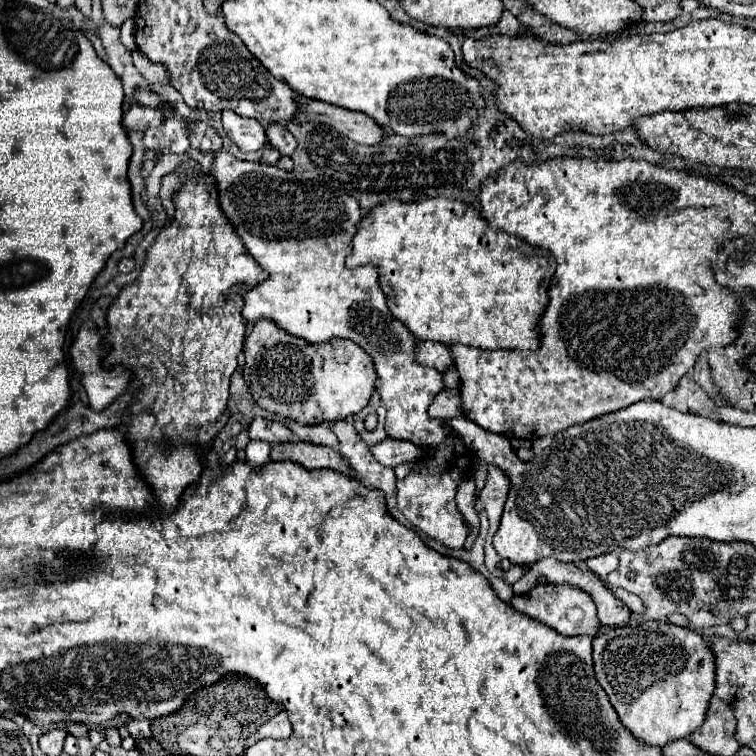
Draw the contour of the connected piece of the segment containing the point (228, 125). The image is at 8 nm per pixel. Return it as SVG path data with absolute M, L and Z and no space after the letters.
M225 111L223 117L221 117L221 123L223 123L223 129L225 129L227 137L229 137L241 151L245 151L245 153L259 151L259 149L267 143L263 125L257 123L257 121L253 121L253 119L239 117L239 115L233 113L233 111Z

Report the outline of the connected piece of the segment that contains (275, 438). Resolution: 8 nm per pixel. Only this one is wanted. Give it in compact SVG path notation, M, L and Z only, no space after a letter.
M255 417L253 423L249 425L249 439L251 441L267 441L267 443L283 443L283 441L291 441L293 433L277 421Z

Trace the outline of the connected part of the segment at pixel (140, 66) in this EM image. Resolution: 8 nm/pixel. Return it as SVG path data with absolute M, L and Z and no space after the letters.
M139 51L133 53L133 65L135 69L153 85L153 83L163 83L169 85L171 83L171 73L167 71L165 65L161 63L151 63L149 59L145 59Z

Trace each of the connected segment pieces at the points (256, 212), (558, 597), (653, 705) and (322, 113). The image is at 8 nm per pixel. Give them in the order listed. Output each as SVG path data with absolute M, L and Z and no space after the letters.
M217 151L213 165L207 173L219 191L219 205L225 217L231 221L235 233L241 237L247 253L255 257L255 261L261 265L263 271L269 273L269 277L255 287L251 287L243 295L243 321L247 325L269 319L275 321L281 329L285 329L289 335L301 337L309 343L323 343L333 337L351 339L361 349L365 349L375 363L377 375L379 375L379 393L381 401L387 407L387 421L385 429L389 437L395 439L407 439L415 445L427 447L427 459L419 463L419 469L409 473L403 481L397 481L397 501L401 513L411 521L413 527L421 529L431 539L443 543L451 549L461 549L467 539L467 525L463 521L463 515L457 509L455 503L455 489L457 481L467 473L471 465L469 451L461 443L457 435L449 429L447 419L429 419L427 407L431 405L433 397L443 389L443 377L437 369L423 367L415 363L413 349L417 339L411 337L411 333L397 321L387 305L385 295L377 283L377 269L375 267L345 267L345 257L349 253L349 243L355 233L355 225L361 219L359 215L359 203L343 193L341 189L325 189L323 183L319 183L317 173L311 171L283 171L277 165L269 165L265 161L241 161L233 157L231 153Z
M539 585L531 589L525 595L513 595L511 607L535 621L545 623L547 627L555 629L561 635L573 637L573 635L597 635L599 633L599 619L597 619L597 607L593 597L583 591L575 589L575 585Z
M643 621L637 625L609 629L593 639L595 677L605 689L621 723L635 739L647 745L659 745L689 737L705 719L709 699L715 689L715 657L707 641L693 629L677 627L667 621Z
M295 93L295 99L299 105L299 113L305 121L329 125L329 127L337 129L343 137L347 137L355 143L375 145L385 135L385 131L381 131L379 125L373 125L373 121L369 121L369 117L365 117L365 113L349 111L349 109L343 109L343 107L337 107L331 103L309 99L299 93Z

